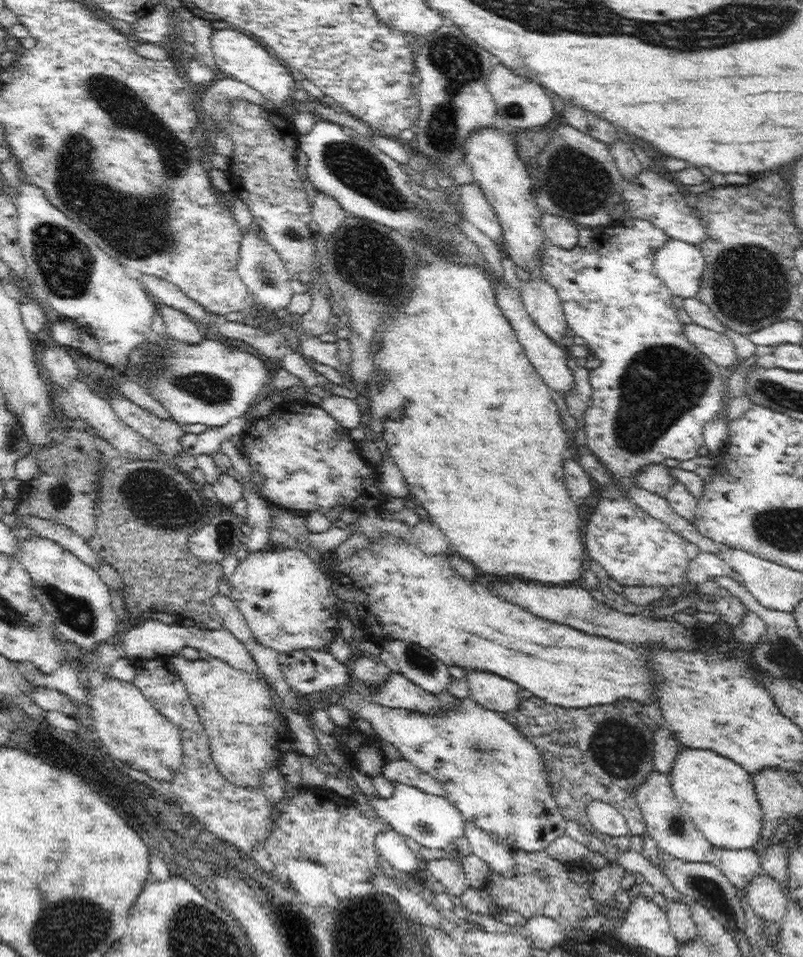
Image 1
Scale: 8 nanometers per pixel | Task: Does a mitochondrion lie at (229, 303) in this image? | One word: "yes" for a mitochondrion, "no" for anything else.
no

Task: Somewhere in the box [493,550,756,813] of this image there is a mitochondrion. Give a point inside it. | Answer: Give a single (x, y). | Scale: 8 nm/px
(617, 744)

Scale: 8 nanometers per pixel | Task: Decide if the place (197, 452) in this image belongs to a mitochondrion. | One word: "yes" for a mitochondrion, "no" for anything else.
no

